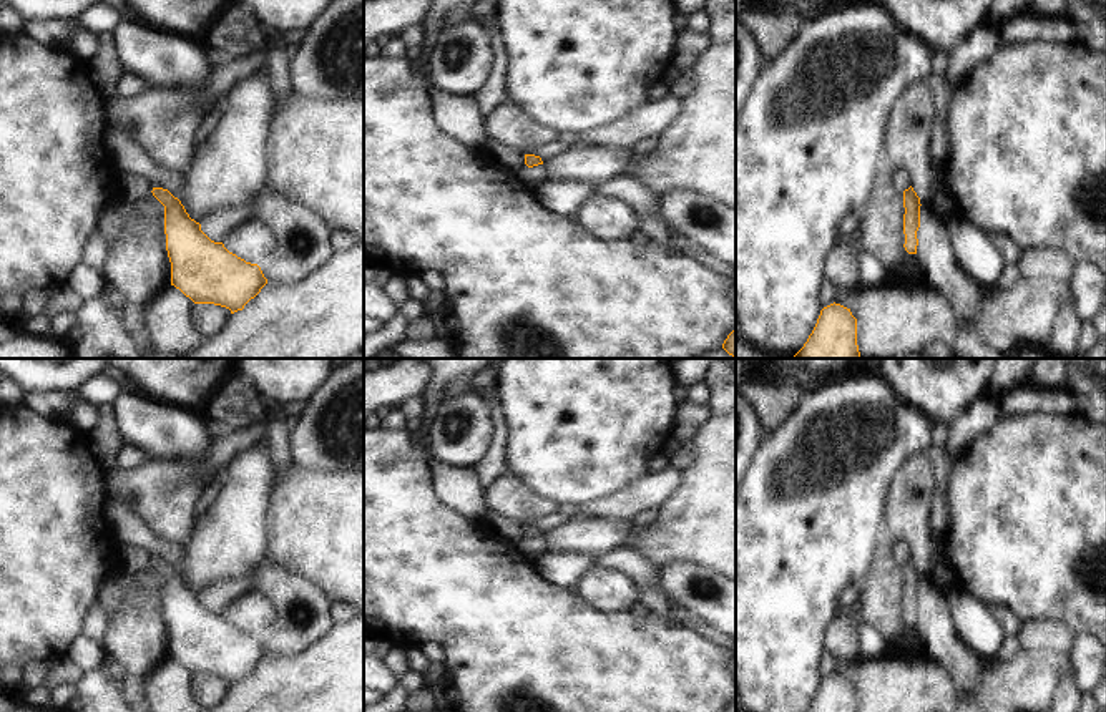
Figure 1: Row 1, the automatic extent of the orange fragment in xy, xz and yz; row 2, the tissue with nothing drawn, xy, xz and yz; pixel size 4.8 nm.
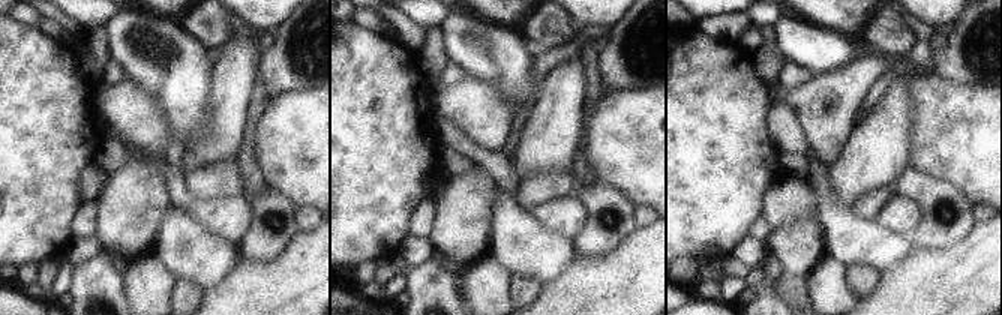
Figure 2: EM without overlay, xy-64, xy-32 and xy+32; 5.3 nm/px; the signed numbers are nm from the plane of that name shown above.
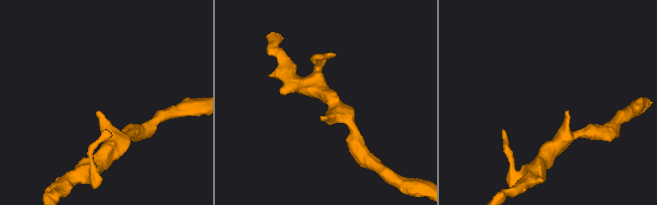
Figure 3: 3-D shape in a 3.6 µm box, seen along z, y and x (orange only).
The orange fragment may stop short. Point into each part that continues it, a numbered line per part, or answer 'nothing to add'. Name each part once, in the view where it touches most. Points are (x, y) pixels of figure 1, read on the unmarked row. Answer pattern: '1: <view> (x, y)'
nothing to add

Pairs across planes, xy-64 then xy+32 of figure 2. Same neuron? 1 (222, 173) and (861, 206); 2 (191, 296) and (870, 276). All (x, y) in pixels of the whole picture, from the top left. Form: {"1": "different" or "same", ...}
{"1": "same", "2": "same"}

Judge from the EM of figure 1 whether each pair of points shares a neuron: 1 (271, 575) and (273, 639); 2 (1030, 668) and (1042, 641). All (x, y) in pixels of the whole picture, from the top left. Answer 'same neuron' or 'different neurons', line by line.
1: same neuron
2: different neurons

